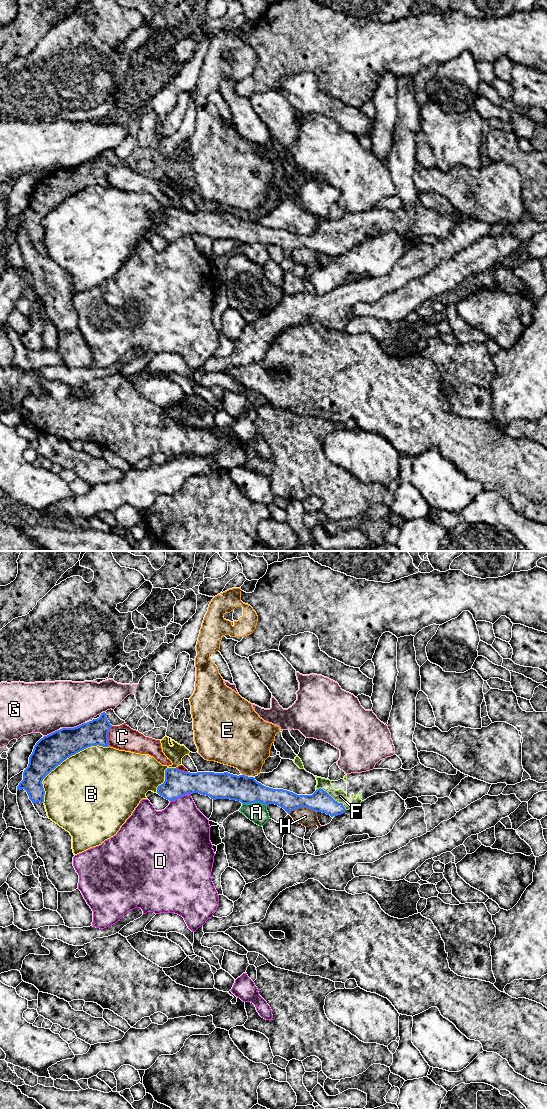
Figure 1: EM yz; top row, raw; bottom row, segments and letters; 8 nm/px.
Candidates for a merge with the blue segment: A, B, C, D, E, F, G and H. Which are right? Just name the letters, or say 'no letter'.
F

